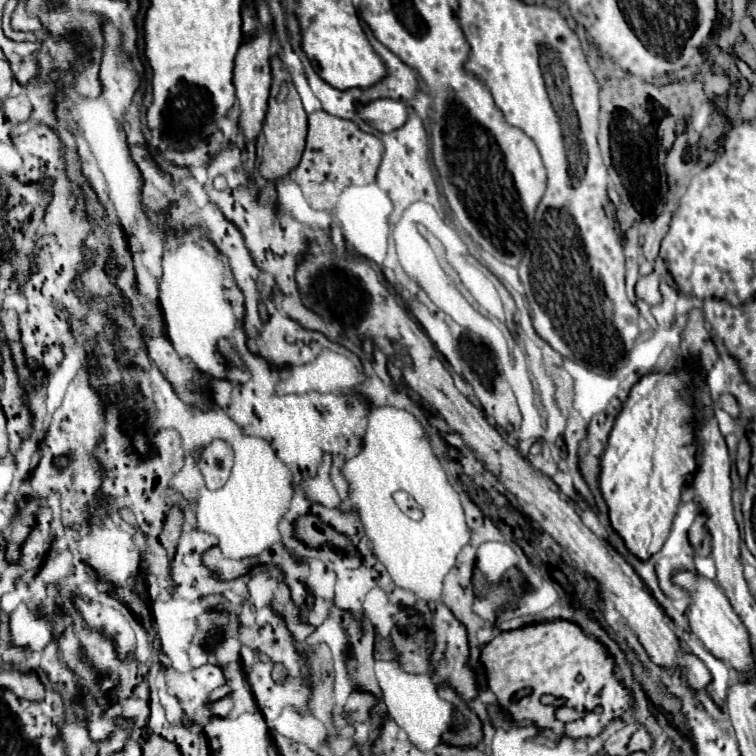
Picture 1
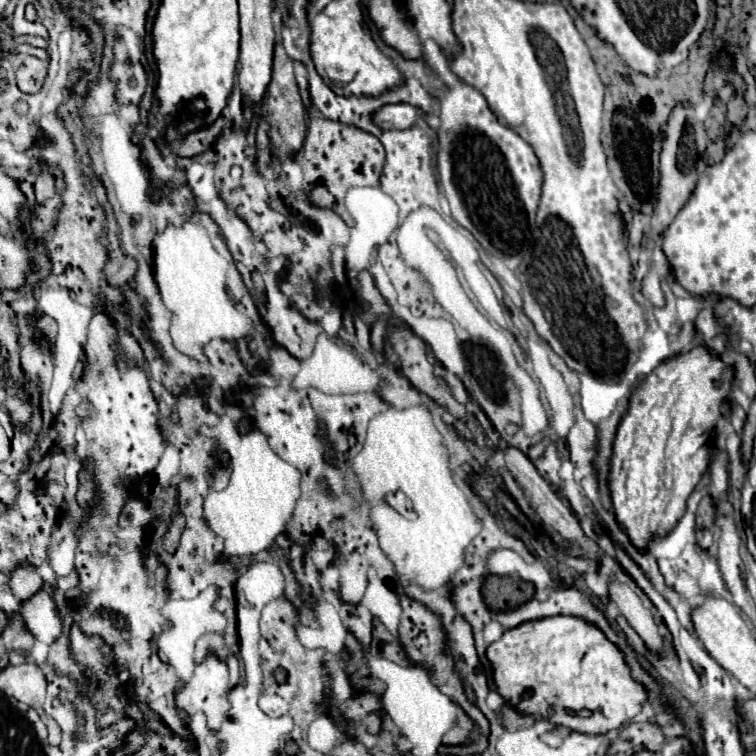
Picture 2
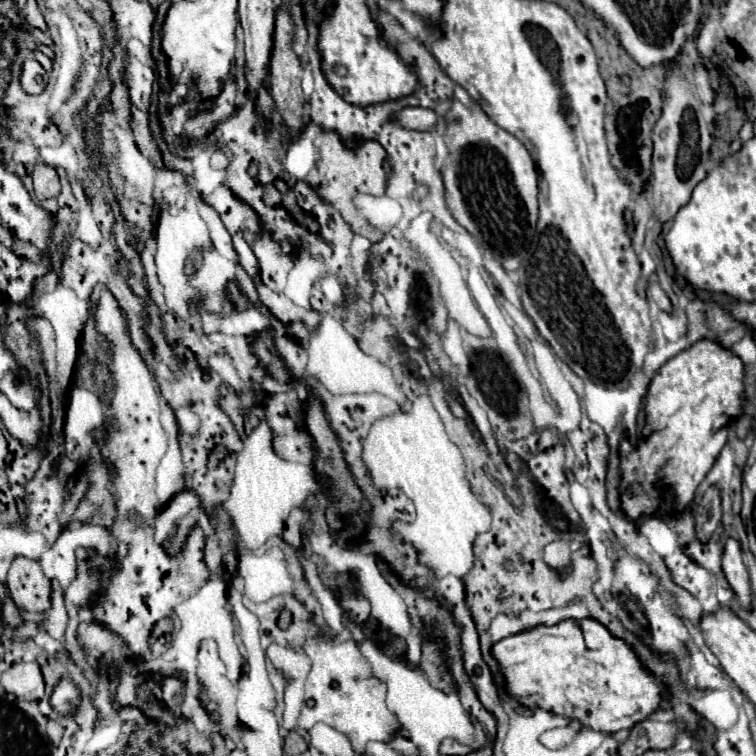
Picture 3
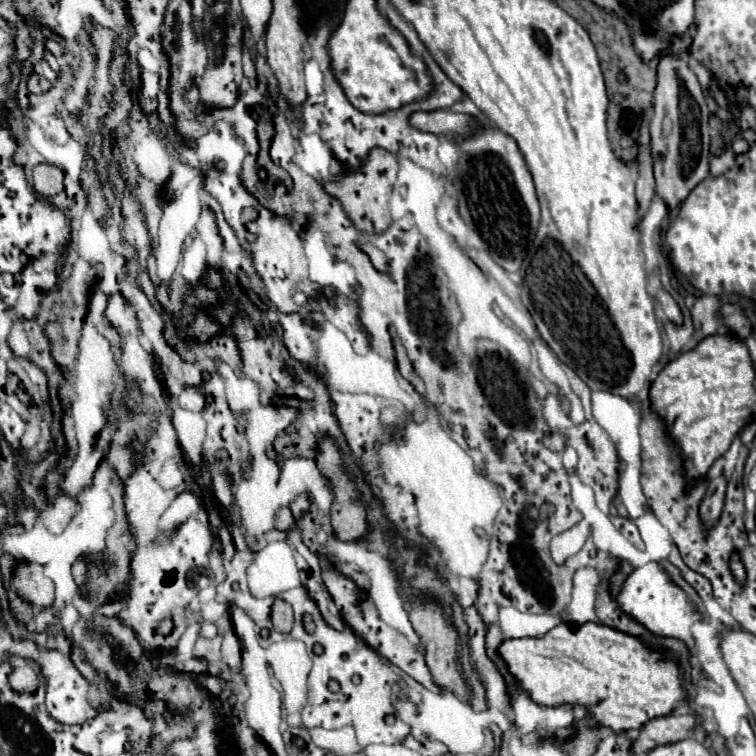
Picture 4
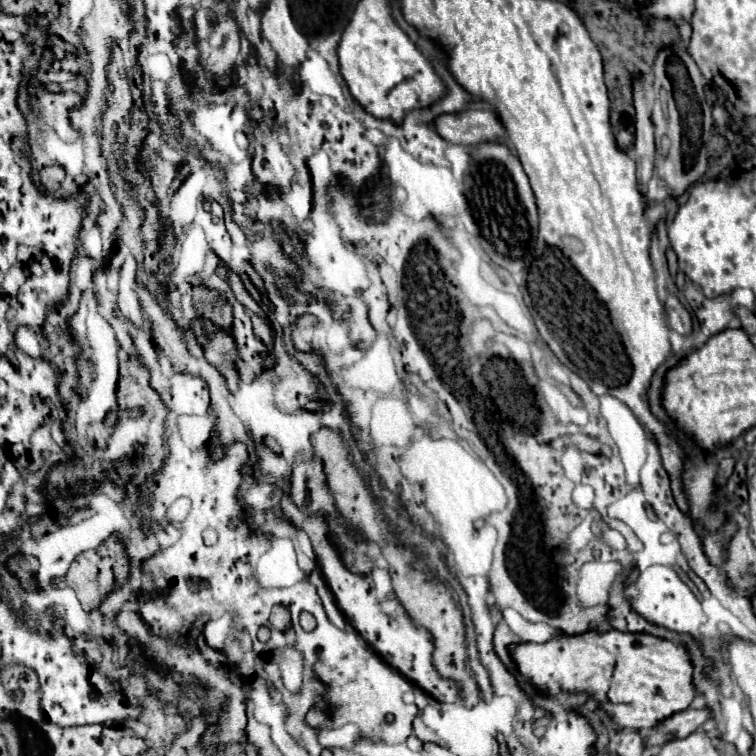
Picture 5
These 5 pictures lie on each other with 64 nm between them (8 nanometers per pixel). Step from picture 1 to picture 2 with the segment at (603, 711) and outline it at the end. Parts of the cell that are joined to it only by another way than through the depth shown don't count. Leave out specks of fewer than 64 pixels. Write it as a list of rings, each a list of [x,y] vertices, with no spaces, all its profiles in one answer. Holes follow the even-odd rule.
[[[552,616],[524,622],[486,648],[498,694],[518,714],[542,716],[552,724],[582,734],[606,734],[632,720],[646,700],[616,644],[576,616]],[[568,710],[578,712],[576,716]]]

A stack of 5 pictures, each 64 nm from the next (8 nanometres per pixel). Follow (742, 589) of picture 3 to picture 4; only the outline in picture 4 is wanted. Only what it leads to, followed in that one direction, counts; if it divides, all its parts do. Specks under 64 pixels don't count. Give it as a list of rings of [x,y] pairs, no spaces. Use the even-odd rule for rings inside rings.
[[[732,552],[732,556],[730,556],[730,572],[738,584],[746,582],[746,568],[744,568],[738,552]]]

